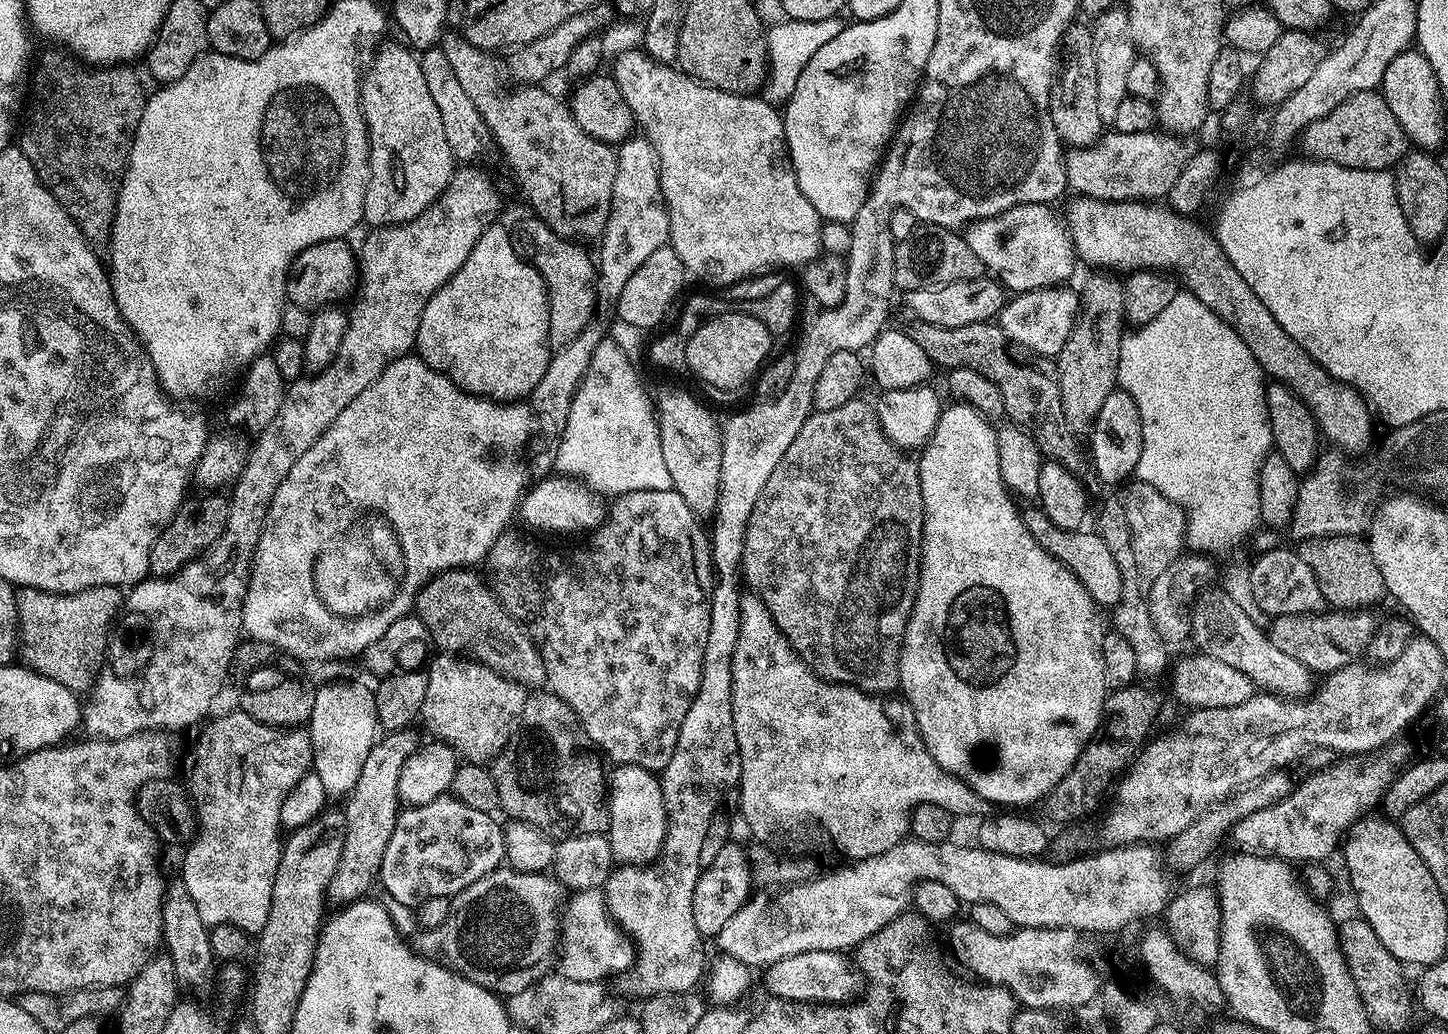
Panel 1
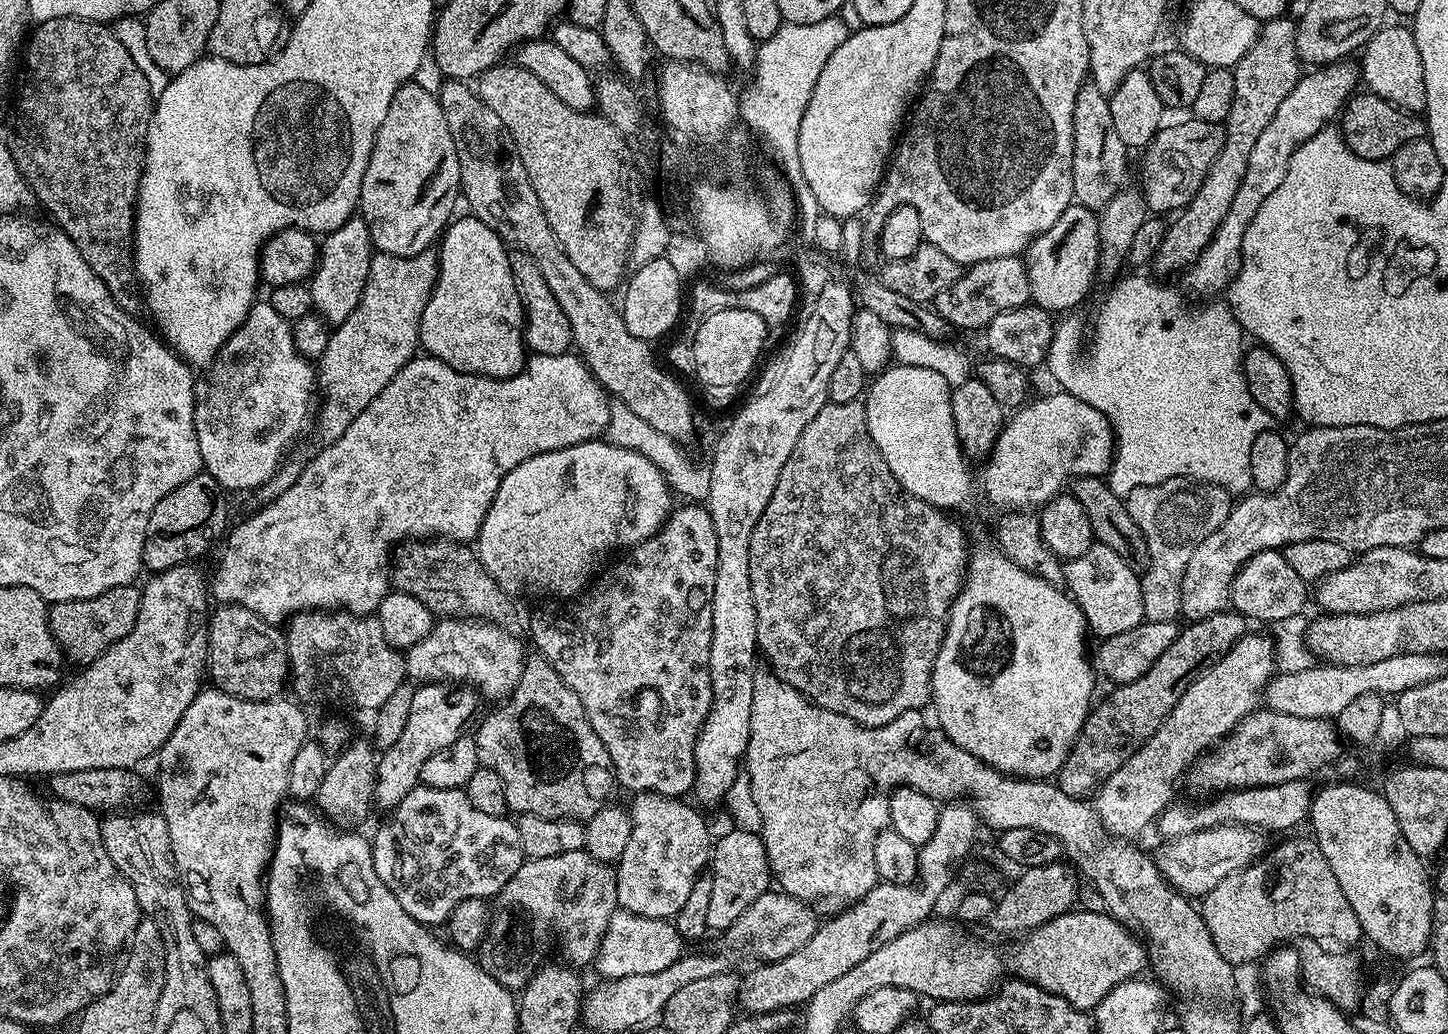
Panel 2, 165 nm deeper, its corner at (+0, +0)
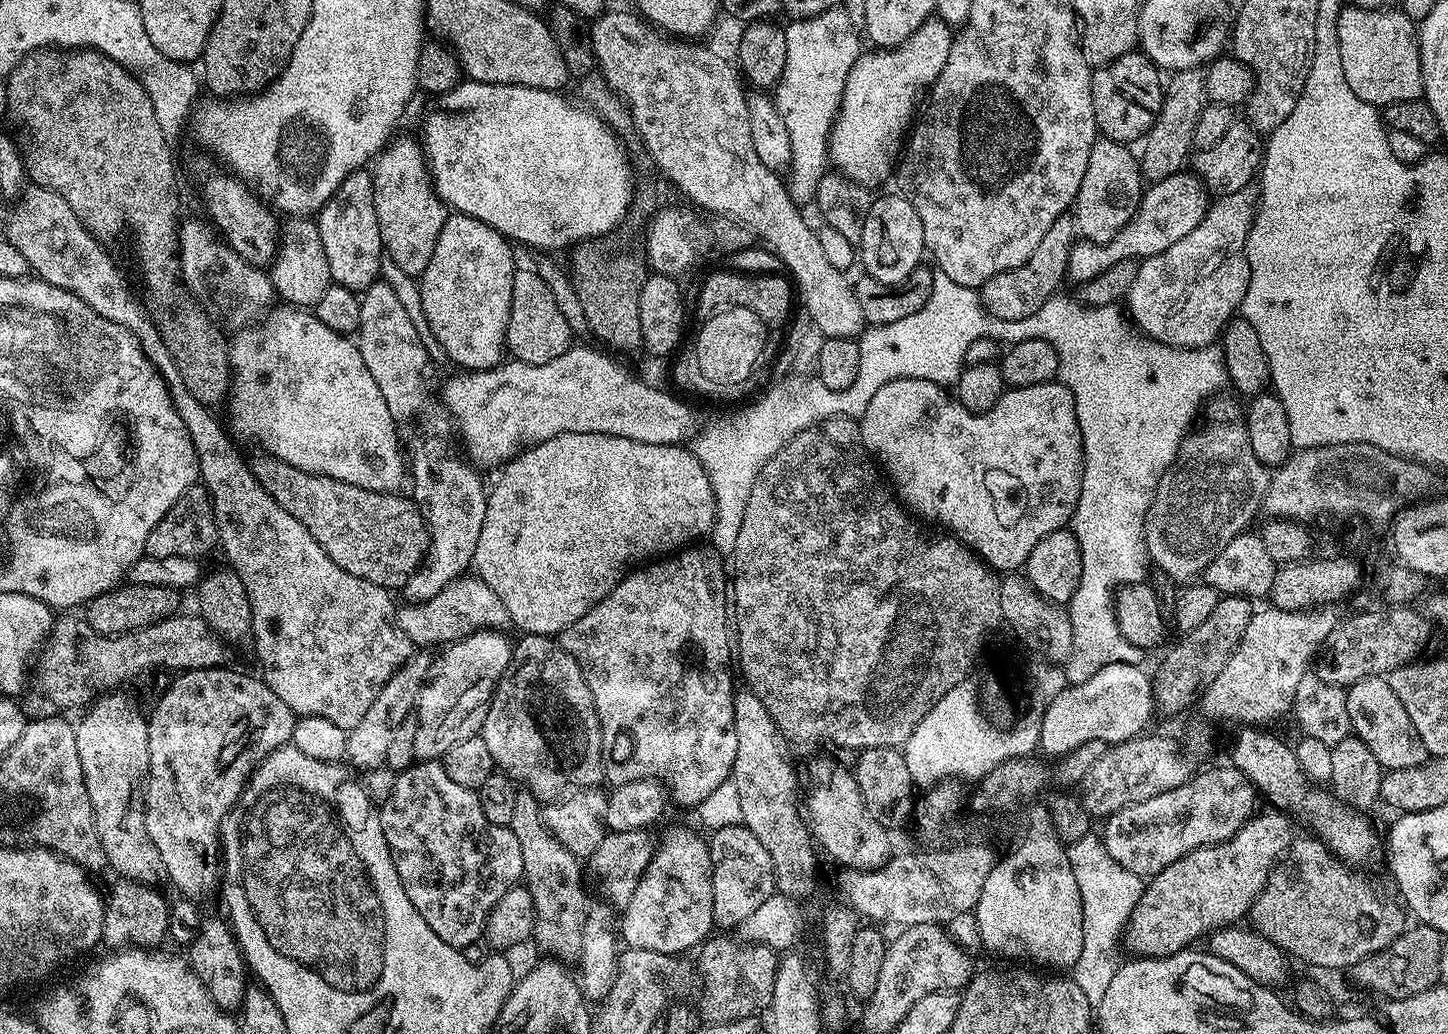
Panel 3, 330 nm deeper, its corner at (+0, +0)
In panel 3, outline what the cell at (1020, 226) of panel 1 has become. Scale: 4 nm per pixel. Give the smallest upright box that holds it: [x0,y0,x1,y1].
[1067,170,1209,286]

